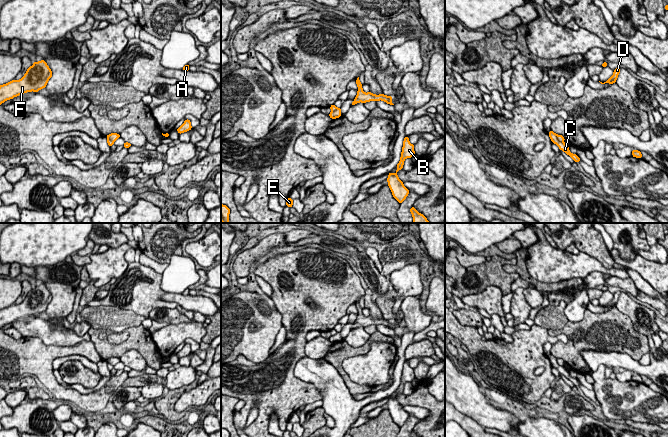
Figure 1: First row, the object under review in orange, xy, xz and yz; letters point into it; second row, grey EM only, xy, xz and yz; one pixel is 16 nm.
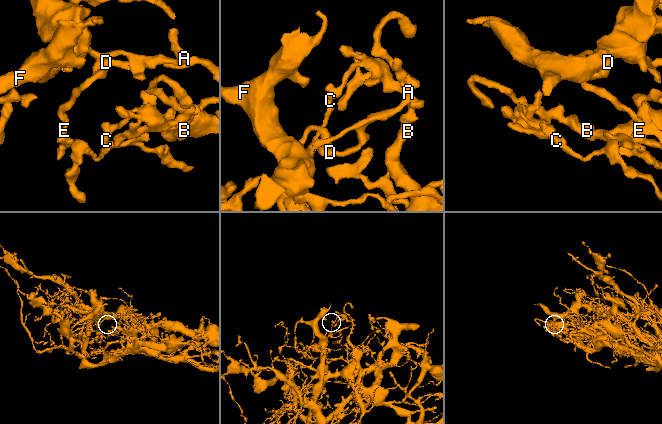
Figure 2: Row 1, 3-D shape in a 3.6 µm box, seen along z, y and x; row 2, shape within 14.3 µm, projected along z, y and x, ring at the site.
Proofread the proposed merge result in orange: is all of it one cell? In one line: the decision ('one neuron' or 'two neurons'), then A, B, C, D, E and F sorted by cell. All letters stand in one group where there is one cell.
two neurons; groups A B D E F / C

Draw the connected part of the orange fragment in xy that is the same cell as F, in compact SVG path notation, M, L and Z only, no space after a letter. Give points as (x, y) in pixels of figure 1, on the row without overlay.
M43 283L34 286L20 304L12 304L9 307L0 309L0 329L26 316L38 316L46 311L50 302L52 302L52 295L47 287Z

